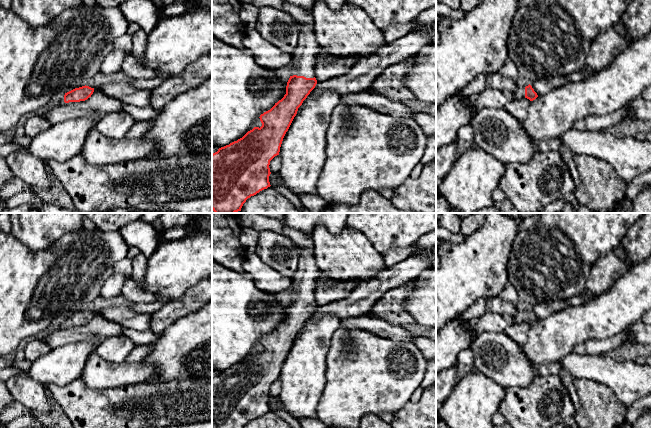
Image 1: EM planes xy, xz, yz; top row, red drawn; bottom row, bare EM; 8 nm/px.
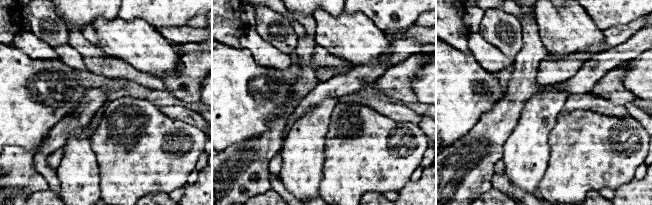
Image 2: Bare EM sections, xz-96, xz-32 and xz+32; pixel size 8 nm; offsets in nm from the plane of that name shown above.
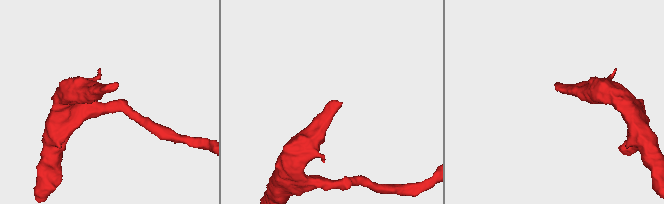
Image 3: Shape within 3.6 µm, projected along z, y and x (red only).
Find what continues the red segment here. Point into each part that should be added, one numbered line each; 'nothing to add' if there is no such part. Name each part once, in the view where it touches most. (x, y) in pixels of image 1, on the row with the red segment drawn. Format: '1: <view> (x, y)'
1: xz (304, 57)

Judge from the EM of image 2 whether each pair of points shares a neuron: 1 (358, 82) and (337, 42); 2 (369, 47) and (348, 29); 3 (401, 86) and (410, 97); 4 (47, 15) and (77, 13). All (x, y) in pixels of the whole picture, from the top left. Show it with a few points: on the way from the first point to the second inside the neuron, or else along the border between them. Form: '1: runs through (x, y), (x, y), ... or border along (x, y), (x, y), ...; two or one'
1: border along (377, 60), (354, 66); two
2: runs through (364, 43), (353, 34); one
3: runs through (402, 89), (407, 94); one
4: border along (54, 10), (68, 30); two

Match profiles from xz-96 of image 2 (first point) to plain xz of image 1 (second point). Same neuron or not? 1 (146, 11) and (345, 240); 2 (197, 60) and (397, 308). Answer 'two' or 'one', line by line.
1: two
2: one

